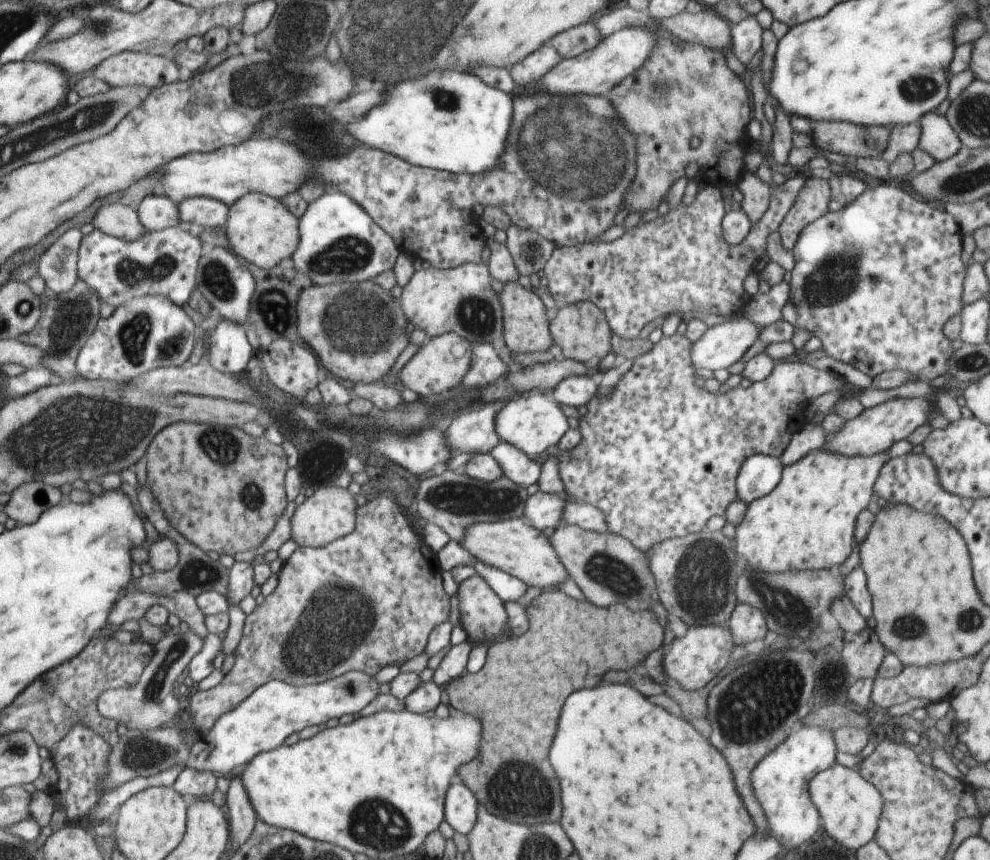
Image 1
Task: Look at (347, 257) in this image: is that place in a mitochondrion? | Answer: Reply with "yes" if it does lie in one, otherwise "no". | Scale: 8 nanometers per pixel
yes

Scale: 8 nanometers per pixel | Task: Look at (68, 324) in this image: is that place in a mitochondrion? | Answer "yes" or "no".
yes

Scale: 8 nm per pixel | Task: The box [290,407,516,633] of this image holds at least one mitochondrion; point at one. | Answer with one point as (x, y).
(317, 464)

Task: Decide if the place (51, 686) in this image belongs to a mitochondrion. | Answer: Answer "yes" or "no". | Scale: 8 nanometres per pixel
yes

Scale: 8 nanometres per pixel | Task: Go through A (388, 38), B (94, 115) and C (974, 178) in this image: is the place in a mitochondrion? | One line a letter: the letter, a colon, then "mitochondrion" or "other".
A: mitochondrion
B: mitochondrion
C: mitochondrion

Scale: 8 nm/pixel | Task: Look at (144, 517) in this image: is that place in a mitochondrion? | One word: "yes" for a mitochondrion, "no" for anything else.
no

